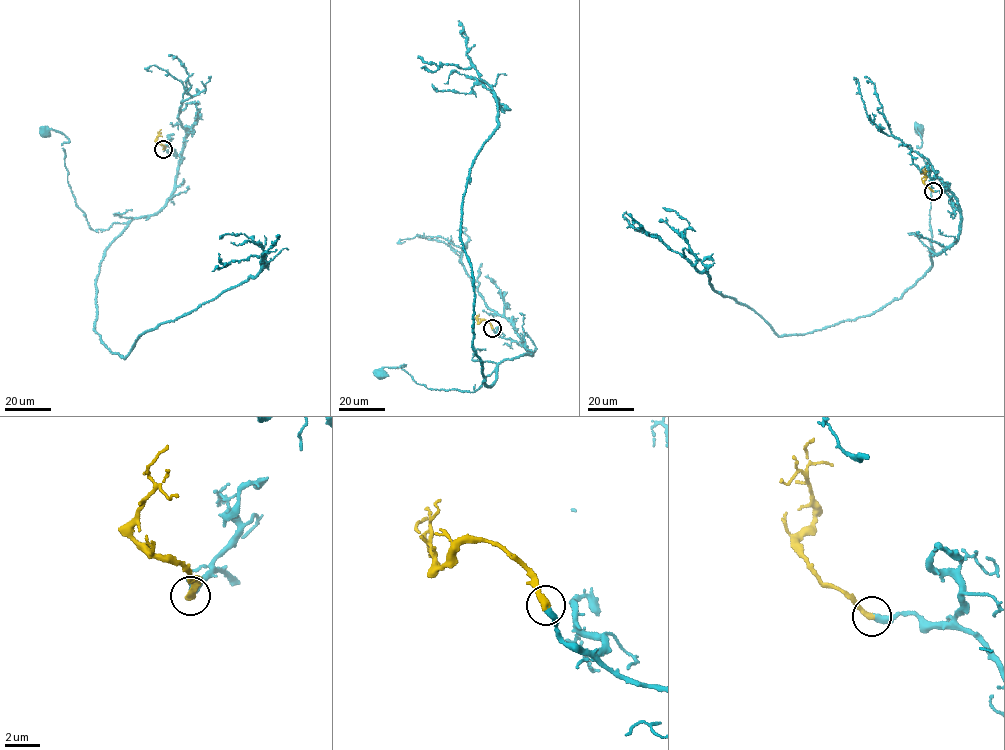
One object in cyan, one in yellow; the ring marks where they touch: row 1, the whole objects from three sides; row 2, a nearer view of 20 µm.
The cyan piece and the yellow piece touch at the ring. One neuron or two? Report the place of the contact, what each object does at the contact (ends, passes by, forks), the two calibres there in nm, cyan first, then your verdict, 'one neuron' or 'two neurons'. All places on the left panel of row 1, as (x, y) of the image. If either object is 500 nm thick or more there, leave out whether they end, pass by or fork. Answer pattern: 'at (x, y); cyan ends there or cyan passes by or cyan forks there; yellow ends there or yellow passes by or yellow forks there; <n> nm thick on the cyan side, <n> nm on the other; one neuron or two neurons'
at (163, 149); cyan ends there; yellow ends there; 400 nm thick on the cyan side, 360 nm on the other; one neuron

